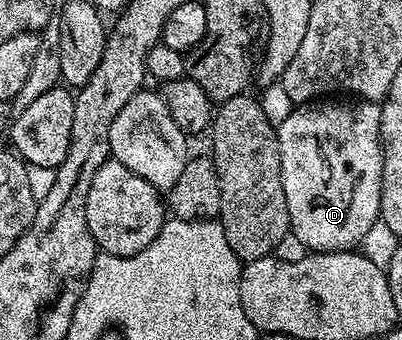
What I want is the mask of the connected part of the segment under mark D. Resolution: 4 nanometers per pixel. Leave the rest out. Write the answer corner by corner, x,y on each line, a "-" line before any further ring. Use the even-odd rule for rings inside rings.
312,101
306,105
296,106
295,110
289,113
289,117
285,117
285,121
281,121
277,125
279,132
279,148
281,149
281,185
285,185
285,205
289,209
289,217
291,218
290,234
301,237
301,241
305,241
308,252
325,252
325,251
355,251
360,246
365,237
365,233
369,233
369,229
373,229
375,223
380,222
381,216
379,206
381,205
381,189
383,188
383,138
381,137
381,113
382,106
375,101
351,101
355,103
327,103
331,101

